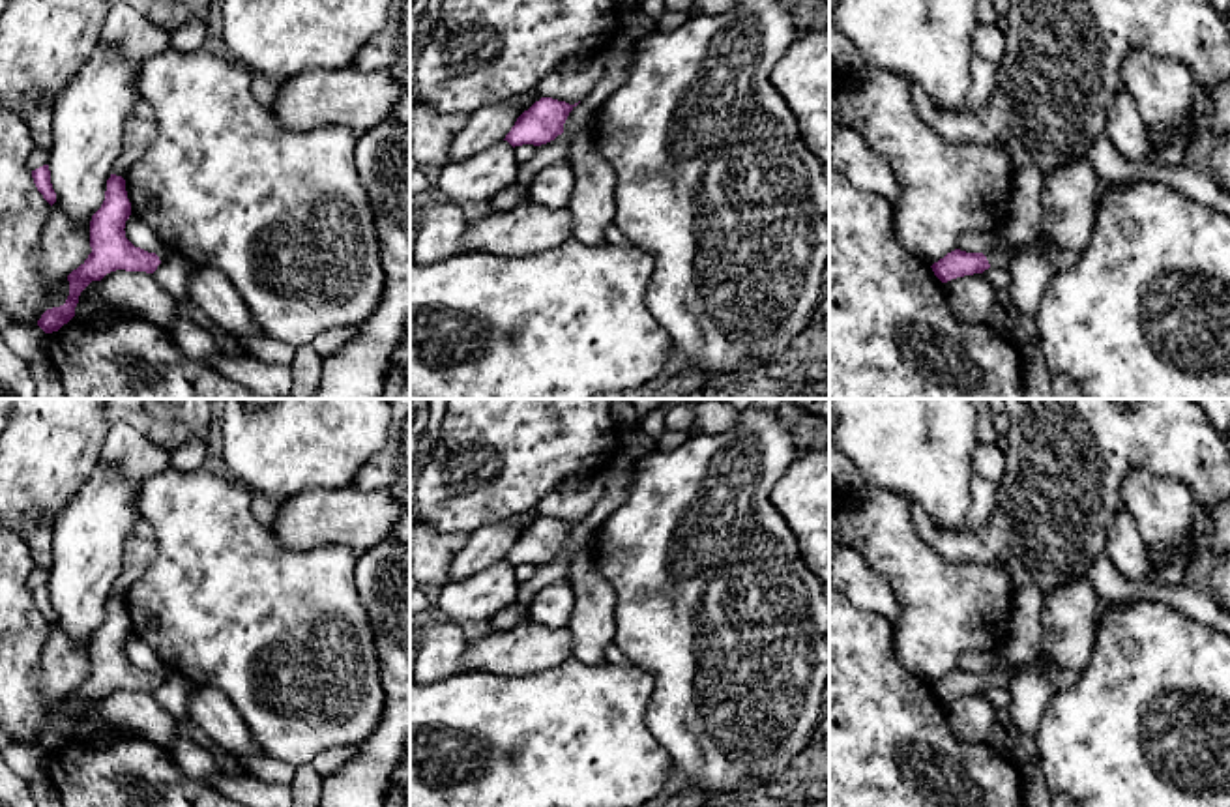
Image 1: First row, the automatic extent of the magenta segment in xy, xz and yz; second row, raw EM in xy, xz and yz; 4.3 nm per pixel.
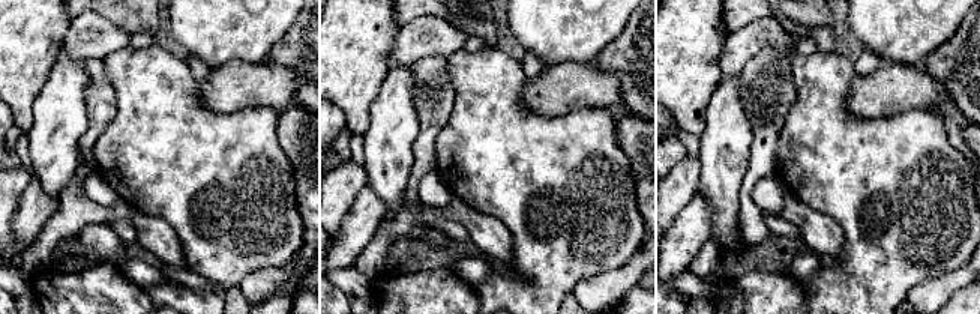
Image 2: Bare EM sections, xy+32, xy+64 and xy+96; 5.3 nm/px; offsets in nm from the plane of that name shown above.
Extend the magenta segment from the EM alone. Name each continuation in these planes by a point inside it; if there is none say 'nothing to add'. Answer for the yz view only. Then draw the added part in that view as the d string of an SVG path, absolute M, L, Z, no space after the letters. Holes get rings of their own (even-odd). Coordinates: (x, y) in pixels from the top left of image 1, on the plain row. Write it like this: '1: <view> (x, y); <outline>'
1: yz (1000, 674); M1005 657L994 665L992 668L987 668L983 674L987 676L990 687L1007 687L1011 680L1015 678L1020 665L1009 663Z

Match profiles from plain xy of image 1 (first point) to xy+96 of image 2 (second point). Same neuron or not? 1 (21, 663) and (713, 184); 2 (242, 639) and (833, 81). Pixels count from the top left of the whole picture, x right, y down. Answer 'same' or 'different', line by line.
1: different
2: same

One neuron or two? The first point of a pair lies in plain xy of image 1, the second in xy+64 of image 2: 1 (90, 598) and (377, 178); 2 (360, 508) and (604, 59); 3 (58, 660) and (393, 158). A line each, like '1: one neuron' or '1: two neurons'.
1: one neuron
2: two neurons
3: two neurons

